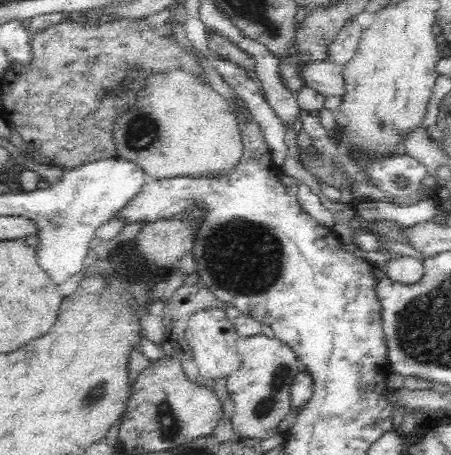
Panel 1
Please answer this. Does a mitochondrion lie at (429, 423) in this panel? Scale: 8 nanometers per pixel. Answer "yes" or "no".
no

